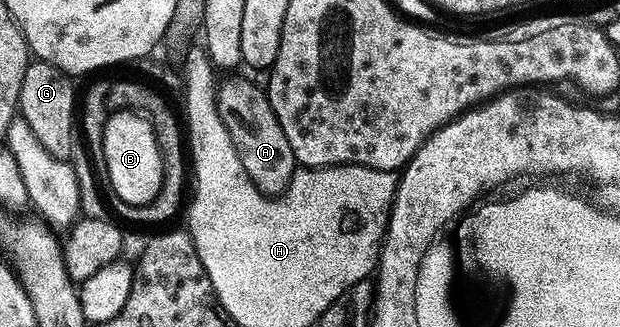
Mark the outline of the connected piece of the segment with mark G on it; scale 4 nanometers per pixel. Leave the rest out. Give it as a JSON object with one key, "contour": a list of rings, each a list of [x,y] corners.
{"contour":[[[34,61],[27,66],[18,98],[21,118],[26,119],[28,125],[32,125],[32,133],[36,133],[38,143],[59,157],[71,154],[70,146],[76,137],[74,83],[75,80],[65,71],[61,71],[56,64]]]}

